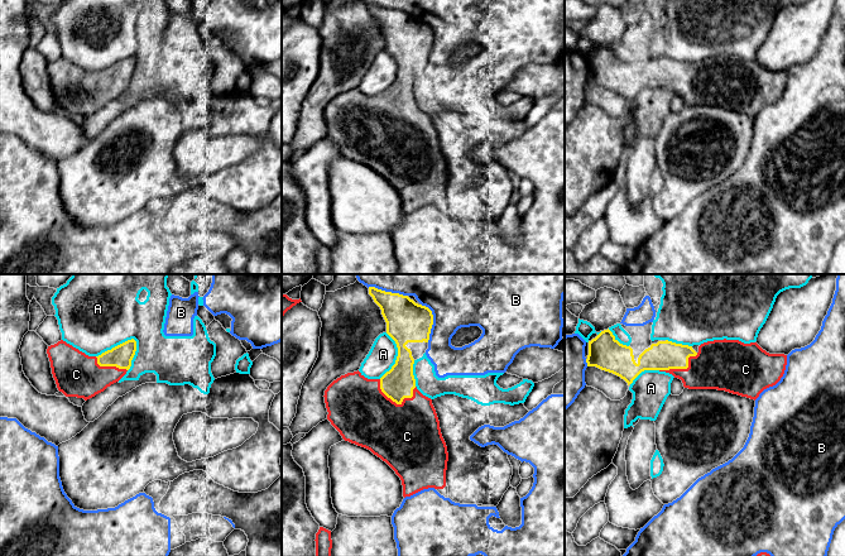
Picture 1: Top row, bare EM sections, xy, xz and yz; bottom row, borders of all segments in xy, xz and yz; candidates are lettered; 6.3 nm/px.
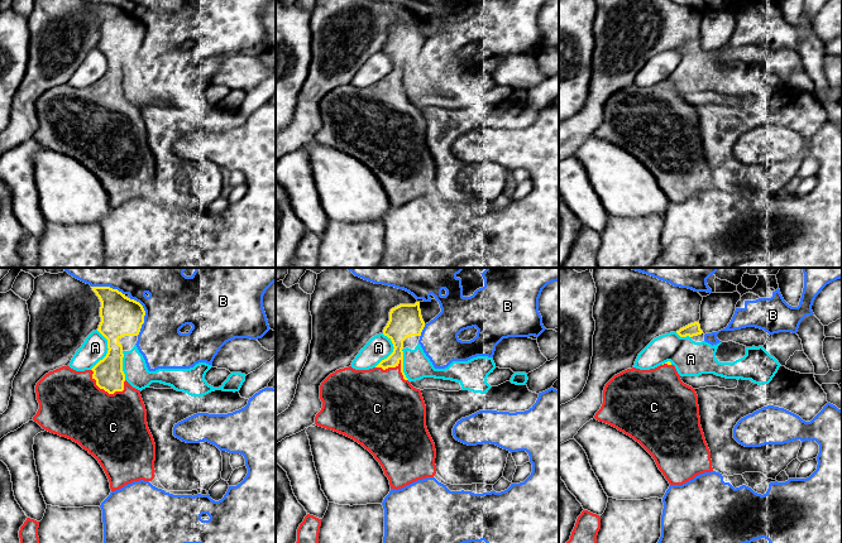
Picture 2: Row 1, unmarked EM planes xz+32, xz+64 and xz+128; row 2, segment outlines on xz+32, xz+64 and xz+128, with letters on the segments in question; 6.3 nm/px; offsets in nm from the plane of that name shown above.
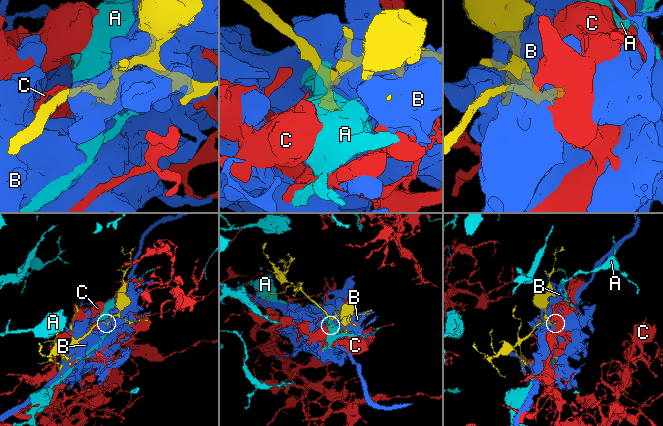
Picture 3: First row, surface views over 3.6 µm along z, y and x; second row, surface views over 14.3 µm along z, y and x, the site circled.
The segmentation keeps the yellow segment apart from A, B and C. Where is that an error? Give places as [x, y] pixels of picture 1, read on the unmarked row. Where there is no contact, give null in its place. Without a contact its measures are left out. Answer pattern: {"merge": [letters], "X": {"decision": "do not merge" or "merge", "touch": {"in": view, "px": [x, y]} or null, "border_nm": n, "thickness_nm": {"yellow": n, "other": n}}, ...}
{"merge": ["C"], "A": {"decision": "do not merge", "touch": {"in": "xy", "px": [118, 62]}, "border_nm": 280, "thickness_nm": {"yellow": 140, "other": 440}}, "B": {"decision": "do not merge", "touch": {"in": "xz", "px": [432, 38]}, "border_nm": 260, "thickness_nm": {"yellow": 260, "other": 280}}, "C": {"decision": "merge", "touch": {"in": "xz", "px": [392, 116]}, "border_nm": 240, "thickness_nm": {"yellow": 200, "other": 420}}}

